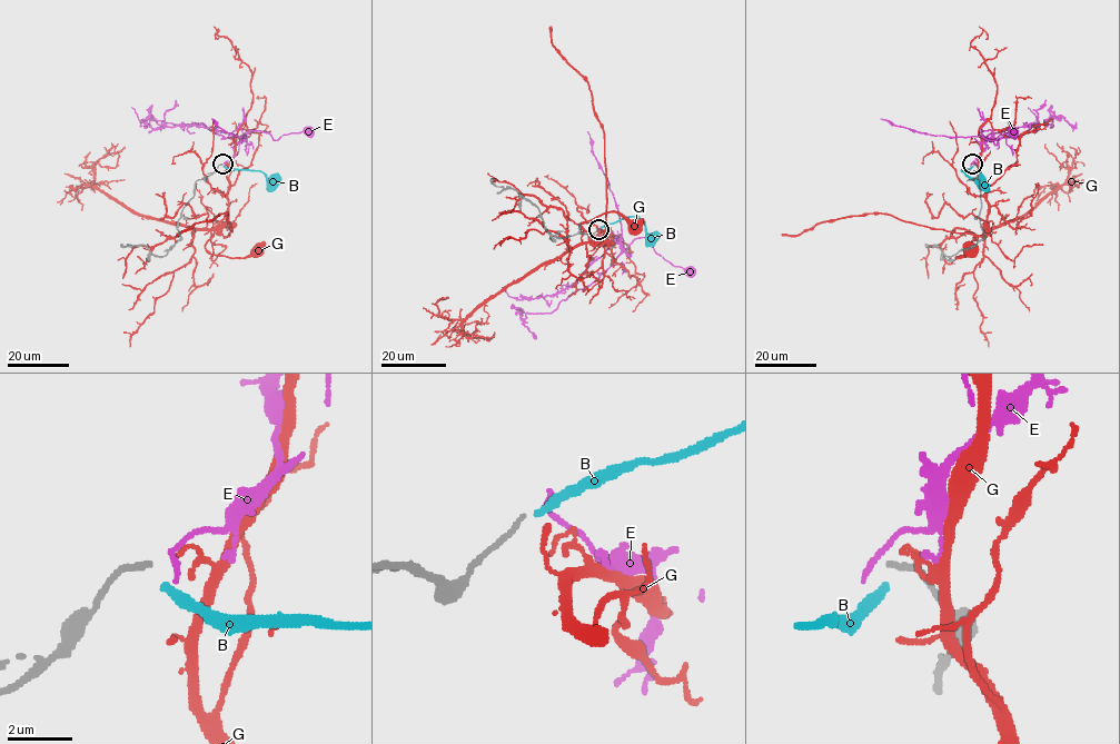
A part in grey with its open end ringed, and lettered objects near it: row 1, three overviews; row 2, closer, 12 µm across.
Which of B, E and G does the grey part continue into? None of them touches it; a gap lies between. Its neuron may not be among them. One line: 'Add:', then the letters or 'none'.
Add: none

